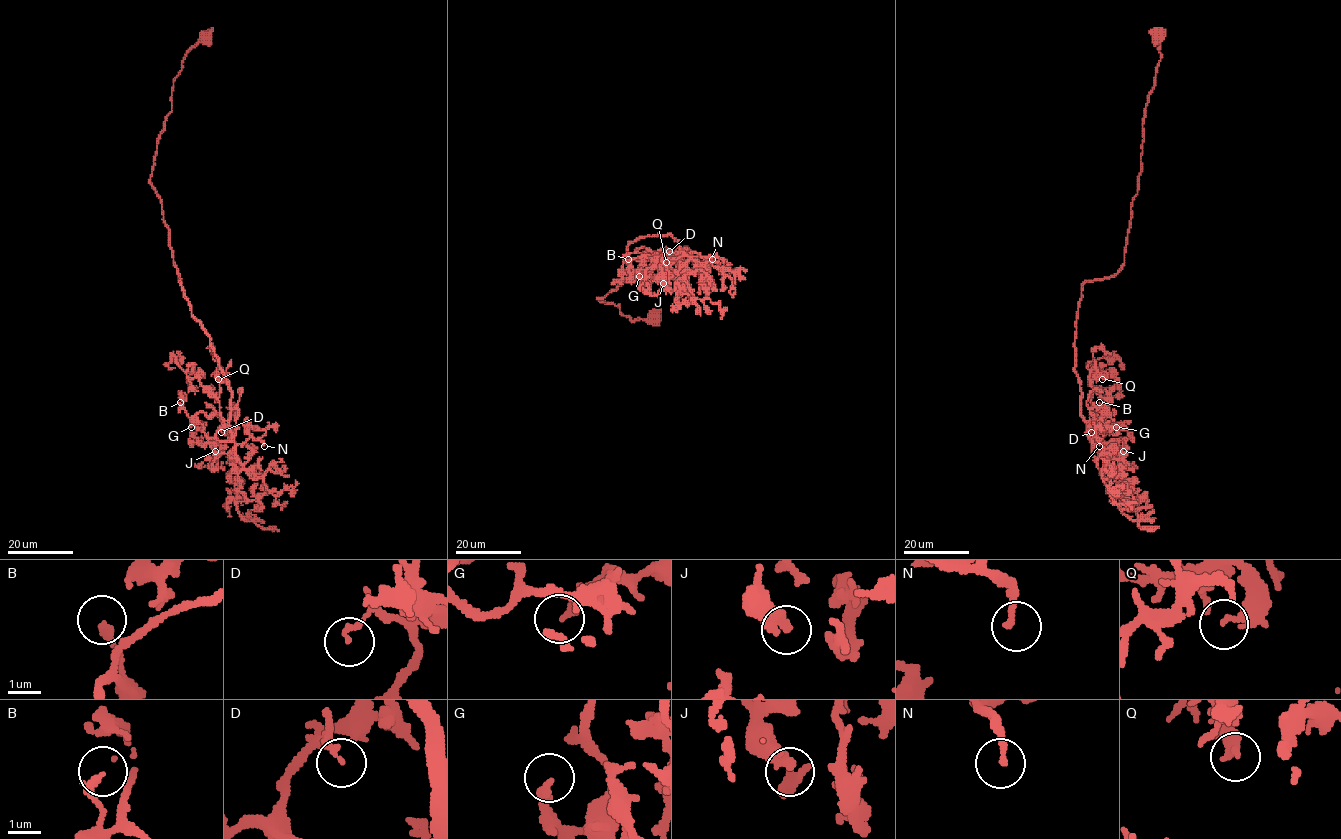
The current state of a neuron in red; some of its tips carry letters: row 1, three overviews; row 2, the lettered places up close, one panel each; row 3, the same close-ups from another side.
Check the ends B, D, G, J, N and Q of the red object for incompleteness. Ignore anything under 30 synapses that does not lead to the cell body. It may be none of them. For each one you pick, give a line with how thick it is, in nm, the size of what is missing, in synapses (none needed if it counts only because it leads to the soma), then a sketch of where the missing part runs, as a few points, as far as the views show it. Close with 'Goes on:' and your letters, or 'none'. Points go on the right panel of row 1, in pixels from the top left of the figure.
N: calibre 200 nm; 70 synapses; course (1099, 446), (1100, 451), (1115, 449)
Goes on: N

